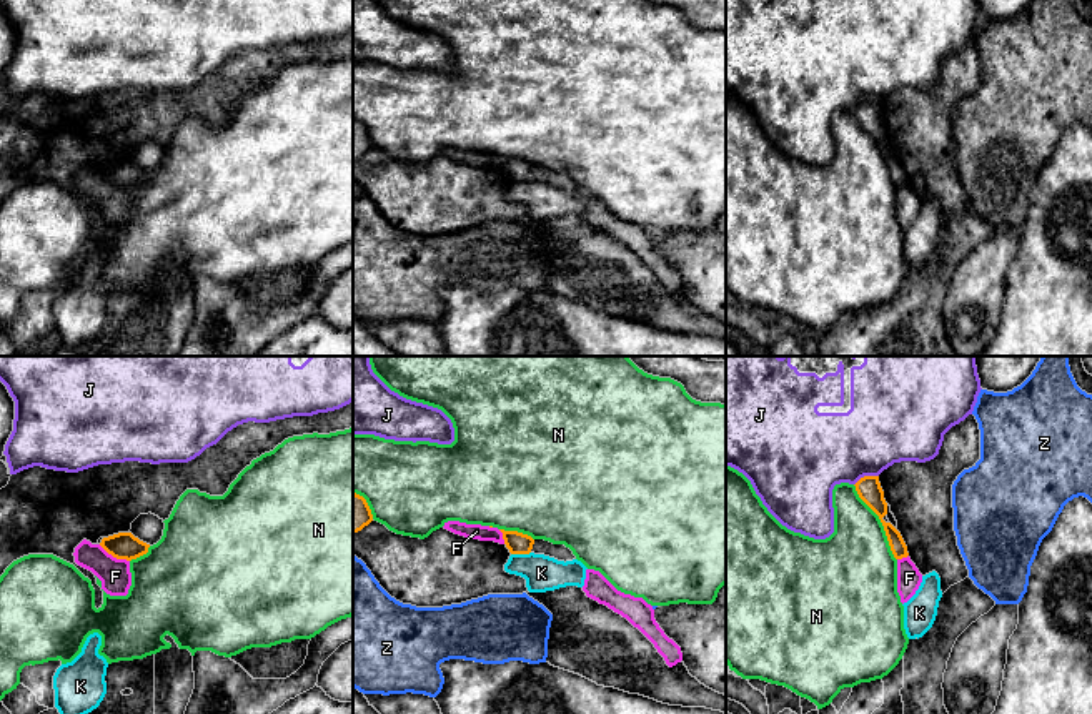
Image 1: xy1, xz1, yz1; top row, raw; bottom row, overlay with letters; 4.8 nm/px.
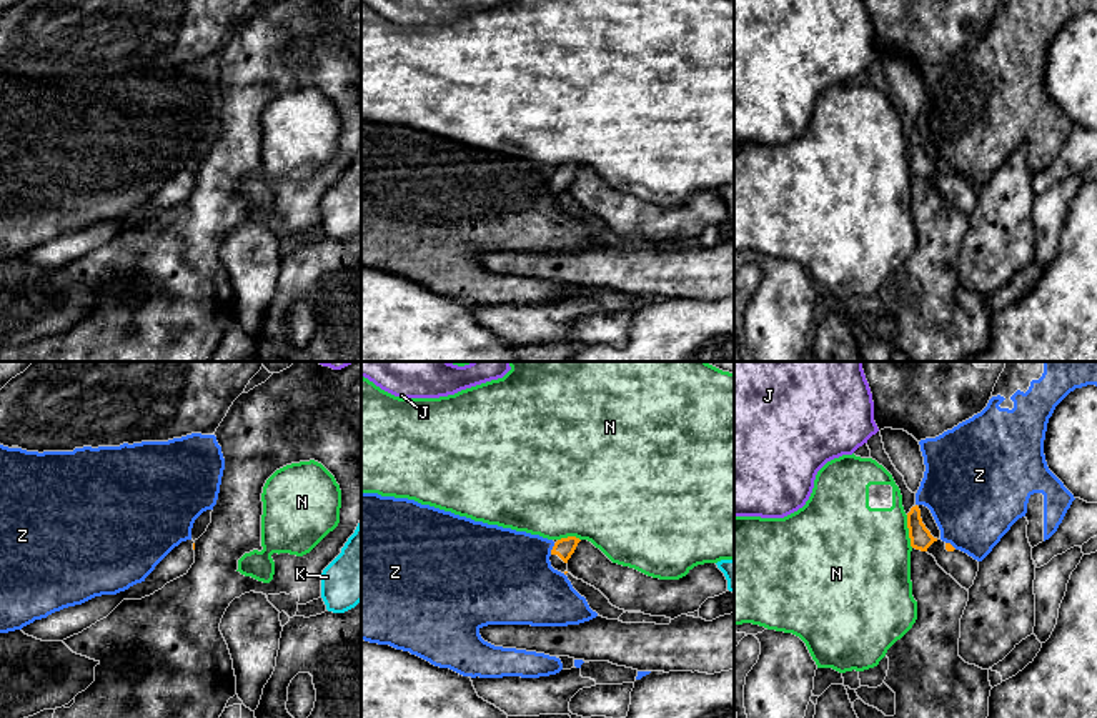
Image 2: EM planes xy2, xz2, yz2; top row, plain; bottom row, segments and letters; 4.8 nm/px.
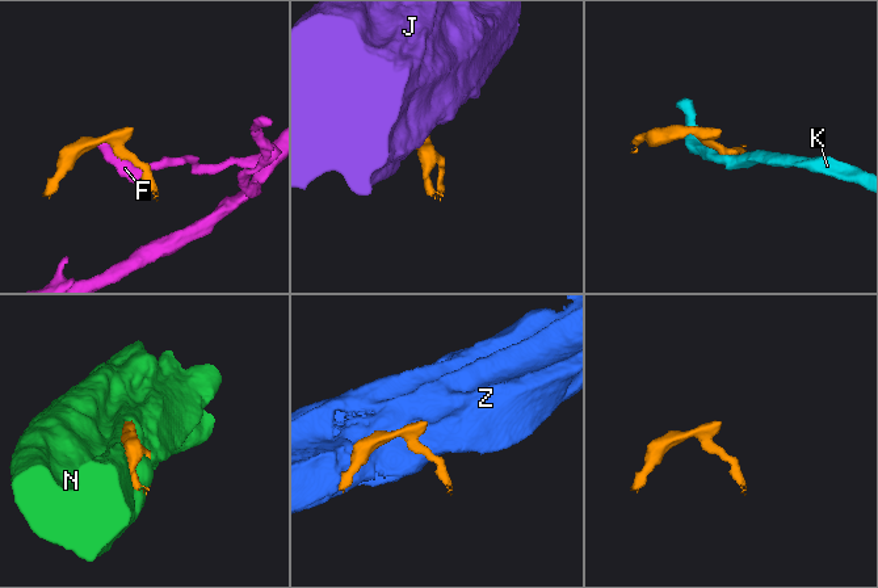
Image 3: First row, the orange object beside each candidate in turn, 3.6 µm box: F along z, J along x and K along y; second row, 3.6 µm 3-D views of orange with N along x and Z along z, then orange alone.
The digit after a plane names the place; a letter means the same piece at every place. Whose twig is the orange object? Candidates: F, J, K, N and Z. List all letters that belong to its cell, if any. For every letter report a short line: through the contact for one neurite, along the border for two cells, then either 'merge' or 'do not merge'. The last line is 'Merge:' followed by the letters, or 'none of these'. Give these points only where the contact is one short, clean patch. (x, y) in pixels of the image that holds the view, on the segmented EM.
F: do not merge
J: do not merge
K: line xz1 (530, 551), (511, 555); do not merge
N: do not merge
Z: line xz2 (555, 543), (550, 553); do not merge
Merge: none of these

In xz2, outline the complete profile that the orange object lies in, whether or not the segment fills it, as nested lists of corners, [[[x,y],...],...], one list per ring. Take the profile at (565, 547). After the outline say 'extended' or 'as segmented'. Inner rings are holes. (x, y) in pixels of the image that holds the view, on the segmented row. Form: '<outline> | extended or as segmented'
[[[576,536],[558,540],[551,550],[551,556],[549,556],[551,566],[564,573],[568,570],[568,560],[574,553],[579,541],[581,540]]] | extended

